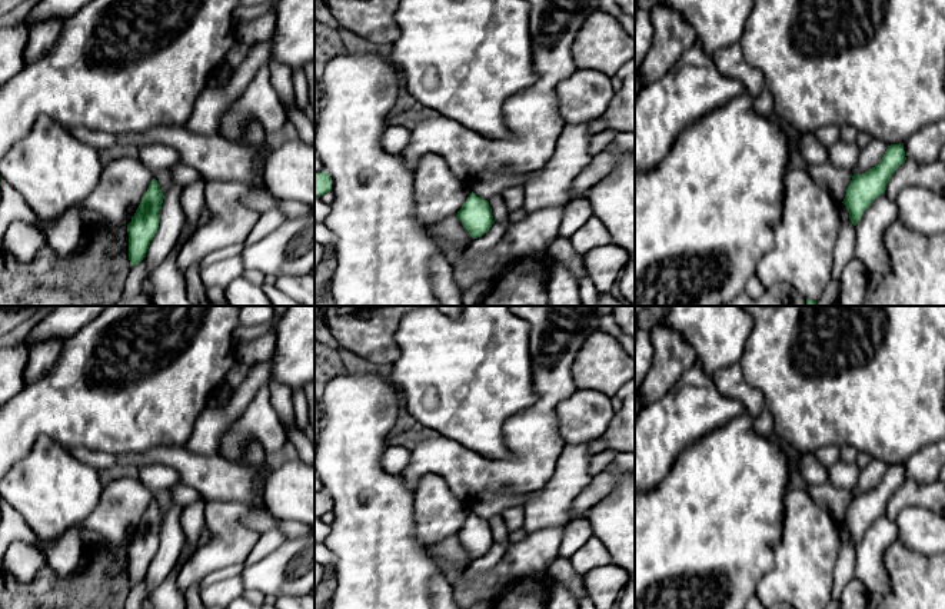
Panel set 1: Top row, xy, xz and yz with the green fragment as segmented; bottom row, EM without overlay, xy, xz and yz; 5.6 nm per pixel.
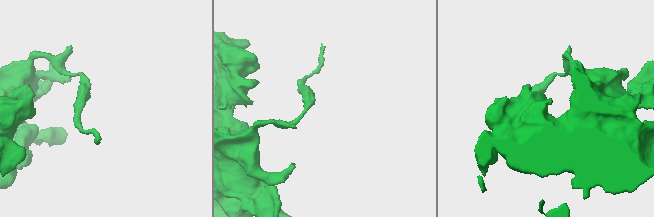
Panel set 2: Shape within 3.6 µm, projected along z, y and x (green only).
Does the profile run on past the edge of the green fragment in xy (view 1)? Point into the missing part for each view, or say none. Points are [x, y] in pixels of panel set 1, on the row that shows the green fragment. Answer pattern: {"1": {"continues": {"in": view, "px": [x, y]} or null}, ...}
{"1": {"continues": null}}

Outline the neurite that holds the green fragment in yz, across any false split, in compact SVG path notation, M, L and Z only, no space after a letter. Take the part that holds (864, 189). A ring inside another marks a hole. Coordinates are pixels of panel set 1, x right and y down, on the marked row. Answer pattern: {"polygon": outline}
{"polygon": "M904 143L891 144L878 166L852 176L842 203L846 206L854 226L858 224L871 203L885 193L891 176L905 160Z"}

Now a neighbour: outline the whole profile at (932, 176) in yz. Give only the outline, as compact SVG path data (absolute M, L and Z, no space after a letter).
M939 157L929 164L905 160L891 176L884 194L895 200L899 192L909 186L924 186L945 194L945 163L942 159Z

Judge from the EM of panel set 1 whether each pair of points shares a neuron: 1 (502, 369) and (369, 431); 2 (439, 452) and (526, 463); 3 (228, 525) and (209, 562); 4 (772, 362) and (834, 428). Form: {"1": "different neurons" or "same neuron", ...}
{"1": "different neurons", "2": "same neuron", "3": "same neuron", "4": "same neuron"}

